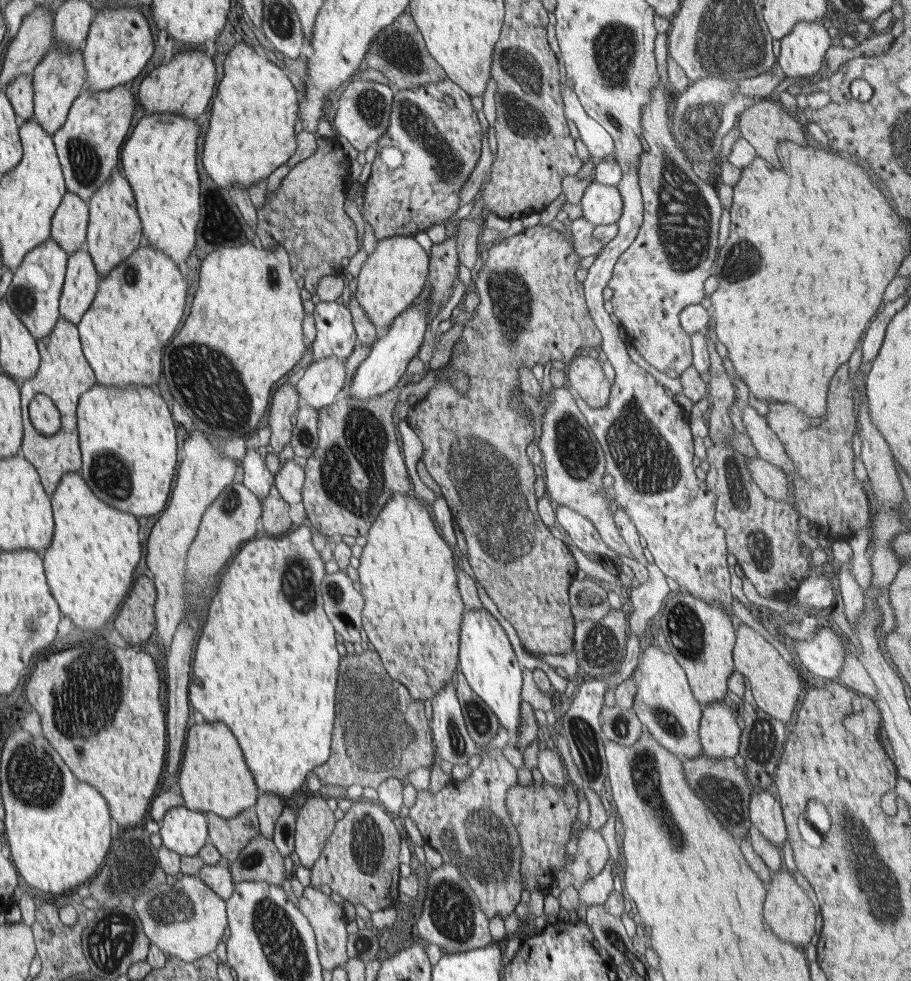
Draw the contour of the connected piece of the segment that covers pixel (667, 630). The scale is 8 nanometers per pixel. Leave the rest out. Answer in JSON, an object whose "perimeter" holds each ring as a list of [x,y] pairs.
{"perimeter":[[[682,591],[667,599],[660,618],[660,630],[671,648],[671,654],[685,670],[690,691],[703,707],[713,702],[728,701],[727,682],[735,671],[733,648],[736,633],[725,610],[718,603],[710,604]]]}

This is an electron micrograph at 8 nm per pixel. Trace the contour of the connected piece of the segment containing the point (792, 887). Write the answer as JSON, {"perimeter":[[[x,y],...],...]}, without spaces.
{"perimeter":[[[779,870],[771,879],[770,887],[766,892],[764,916],[766,916],[774,934],[778,934],[782,940],[790,940],[792,944],[809,945],[812,936],[816,934],[815,921],[819,916],[816,912],[816,906],[808,897],[808,894],[798,886],[793,874]]]}

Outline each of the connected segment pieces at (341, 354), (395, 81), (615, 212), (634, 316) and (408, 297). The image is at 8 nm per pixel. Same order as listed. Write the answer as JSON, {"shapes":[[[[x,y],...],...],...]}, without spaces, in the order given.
{"shapes":[[[[336,301],[315,304],[313,317],[316,324],[316,340],[312,344],[313,362],[324,358],[340,358],[348,360],[353,350],[358,345],[357,335],[354,328],[351,310],[346,305],[338,304]]],[[[407,11],[397,16],[396,20],[373,40],[363,64],[364,68],[374,68],[382,72],[390,80],[390,88],[393,90],[413,89],[447,78],[446,71],[429,53],[423,34]]],[[[592,181],[580,201],[583,217],[595,226],[614,224],[623,213],[623,200],[617,186]]],[[[656,85],[651,90],[650,102],[642,109],[642,138],[648,142],[648,152],[640,153],[639,185],[643,198],[643,223],[634,242],[618,257],[608,286],[613,290],[613,313],[626,331],[626,340],[634,346],[648,364],[673,379],[692,366],[691,336],[680,326],[680,313],[694,303],[707,303],[704,282],[712,274],[718,245],[718,224],[723,206],[714,186],[694,173],[692,161],[677,145],[670,132],[668,96],[675,94]]],[[[412,236],[378,240],[374,252],[368,255],[358,274],[358,282],[353,283],[357,285],[355,297],[374,324],[378,338],[385,336],[393,320],[420,296],[429,275],[429,261],[429,253]]]]}

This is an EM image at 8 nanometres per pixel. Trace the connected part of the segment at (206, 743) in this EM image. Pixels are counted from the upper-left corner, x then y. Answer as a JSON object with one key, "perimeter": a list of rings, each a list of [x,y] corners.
{"perimeter":[[[221,722],[195,724],[187,731],[179,785],[184,807],[230,819],[255,807],[260,790],[252,776],[236,735]]]}

